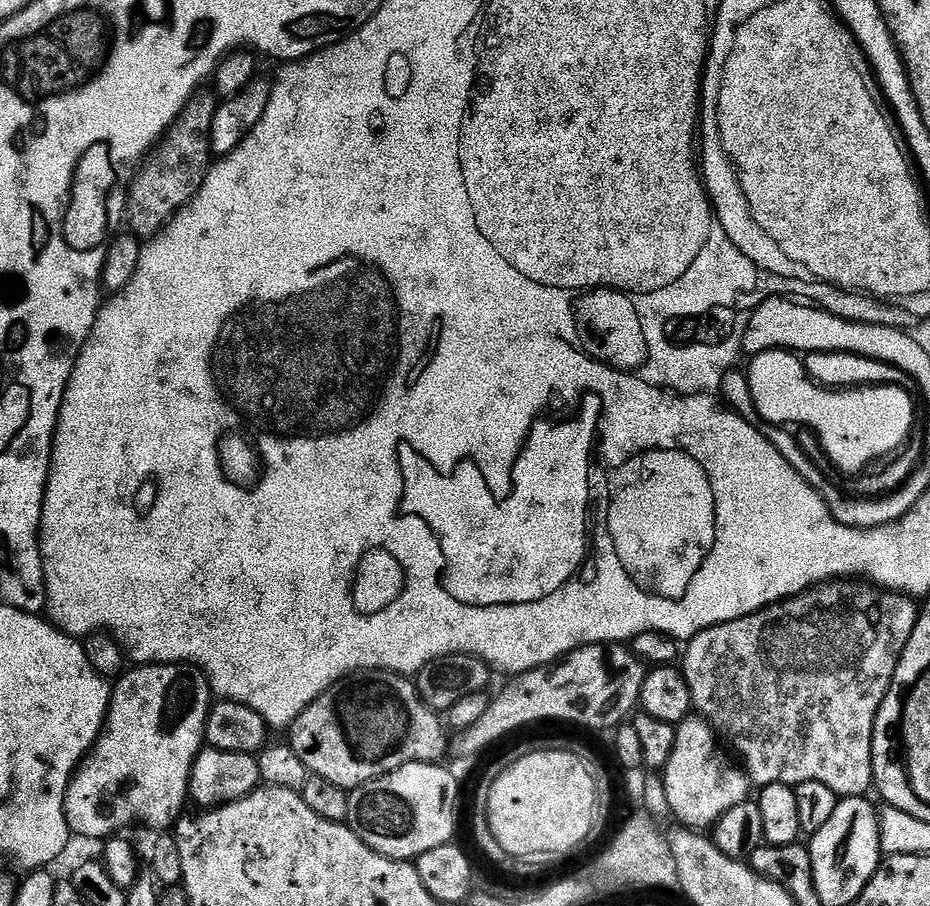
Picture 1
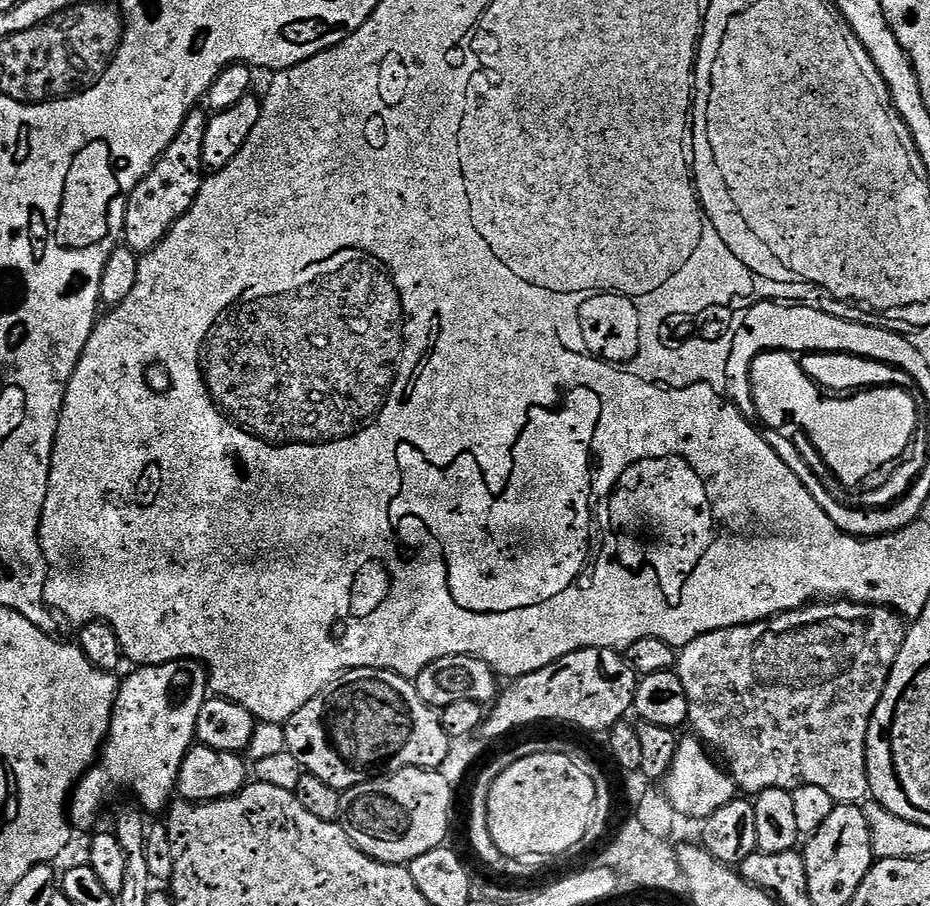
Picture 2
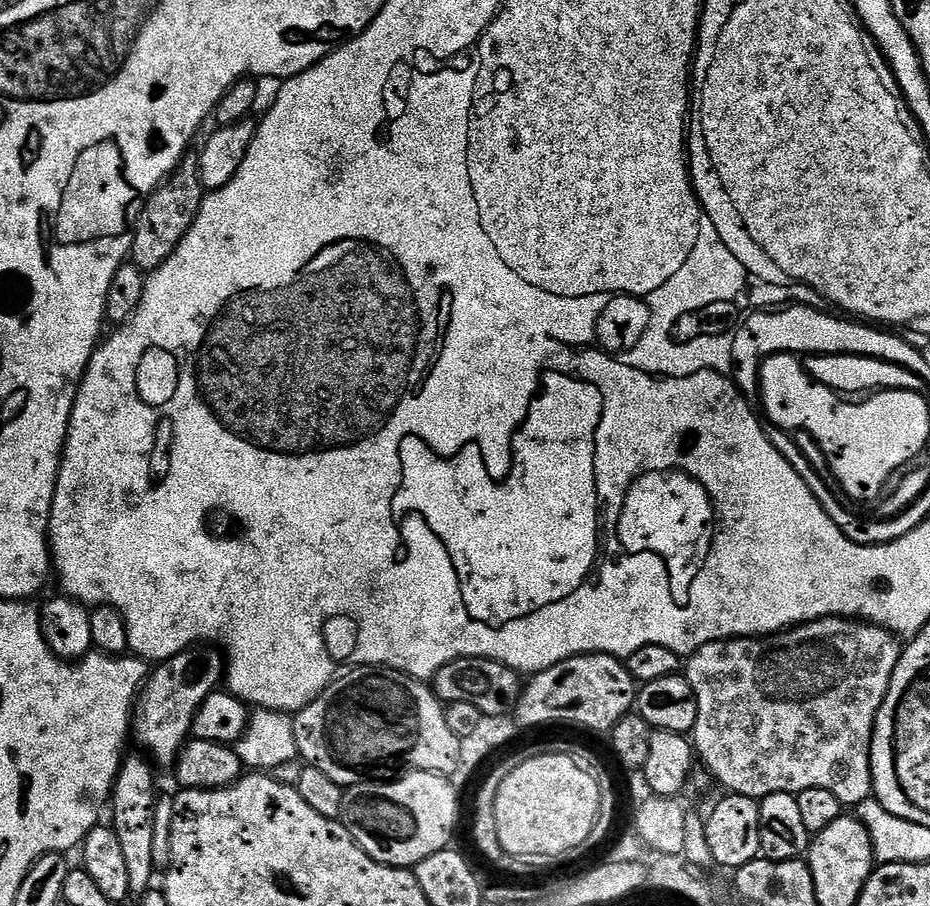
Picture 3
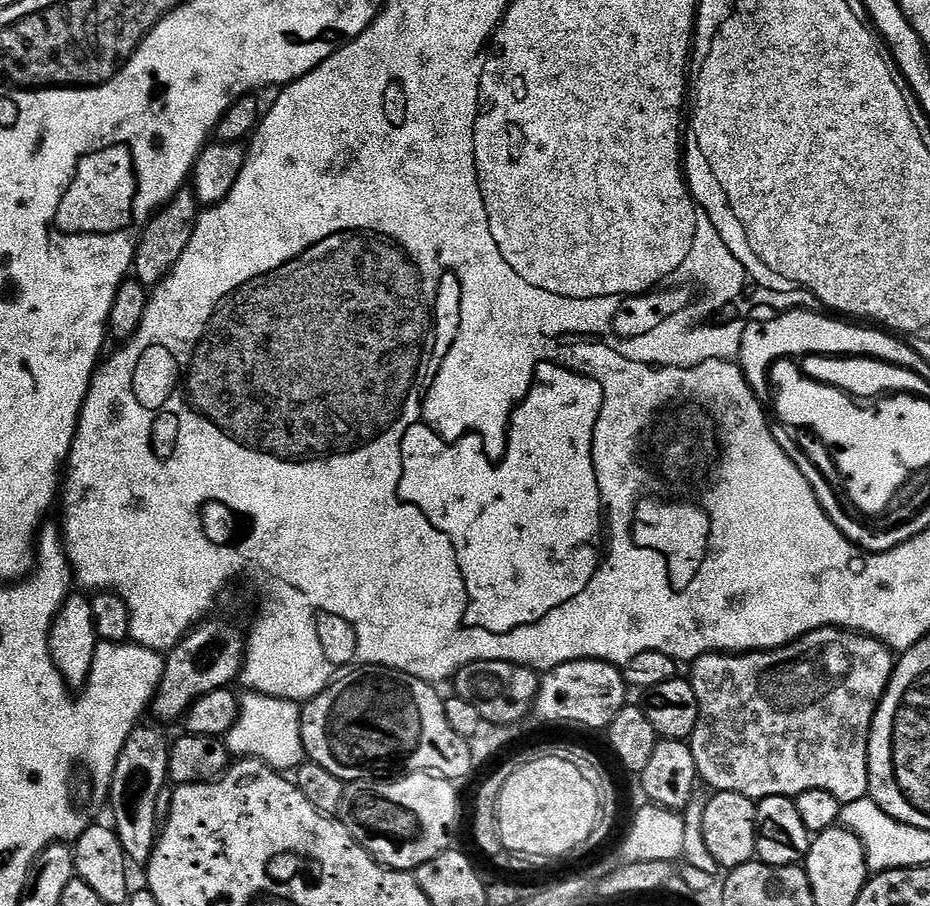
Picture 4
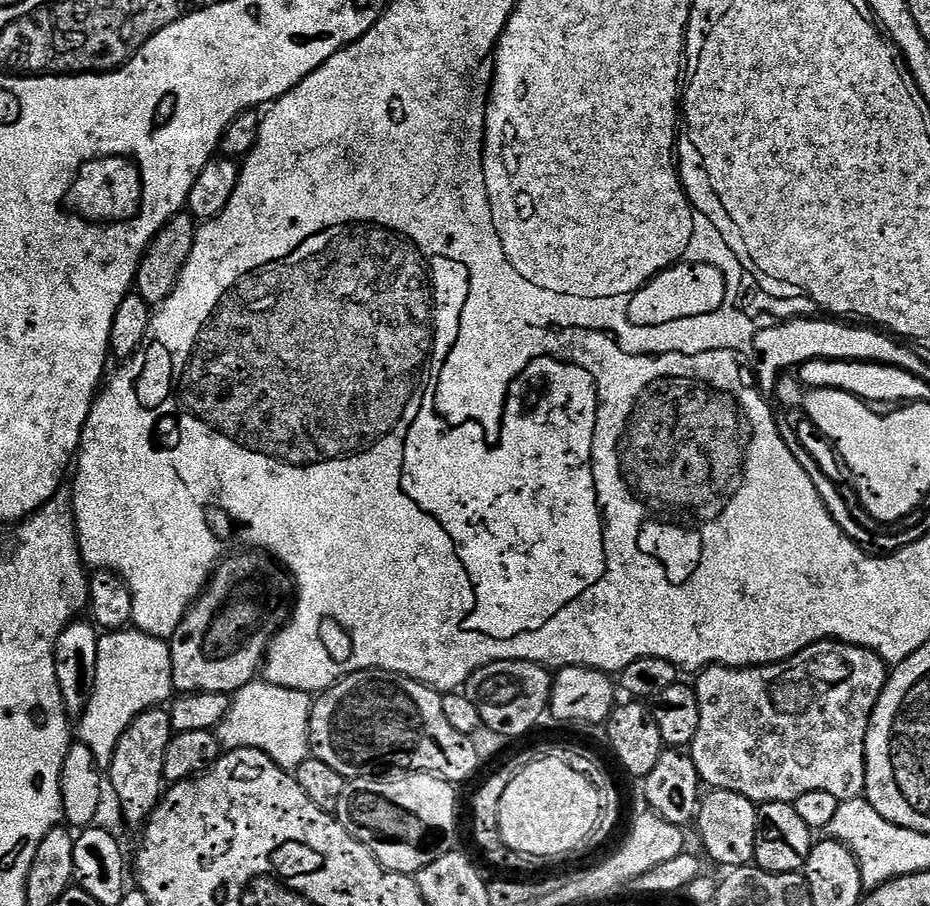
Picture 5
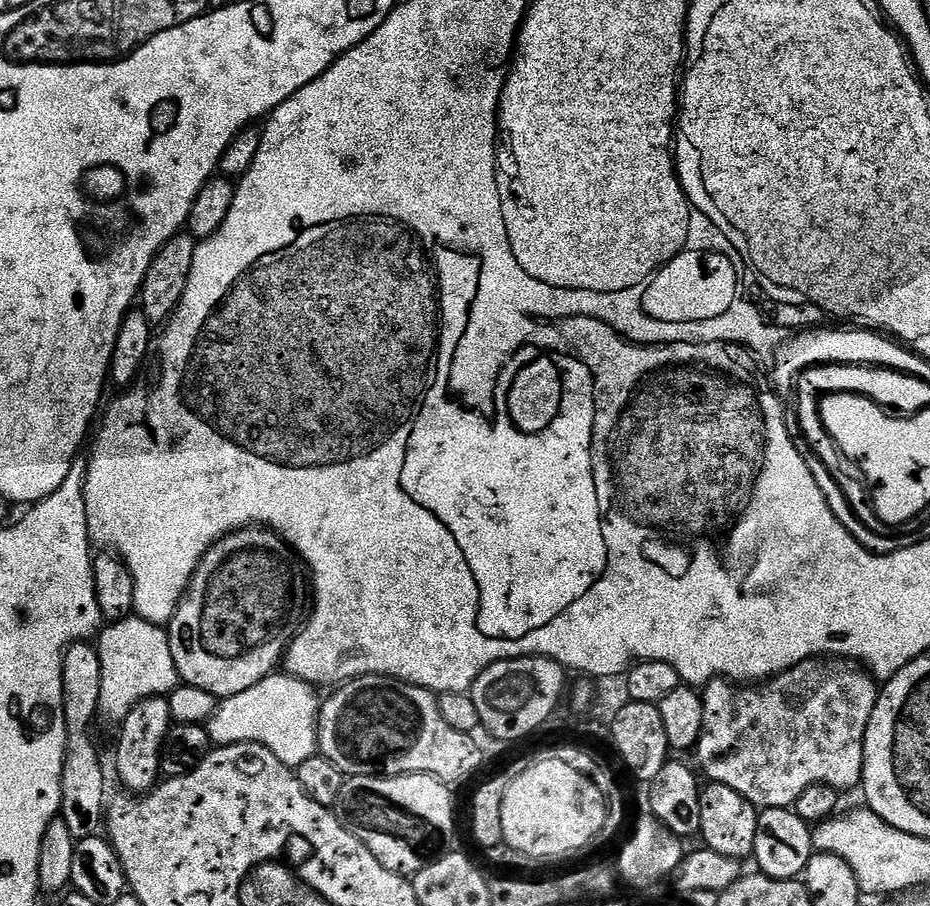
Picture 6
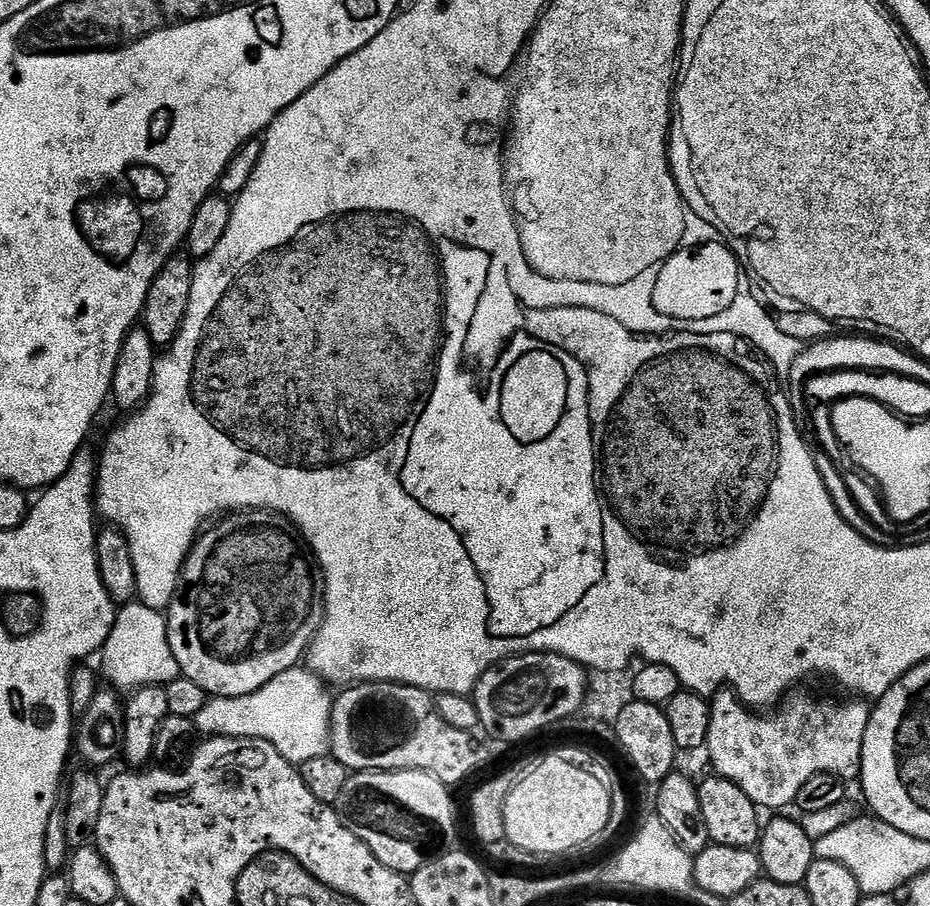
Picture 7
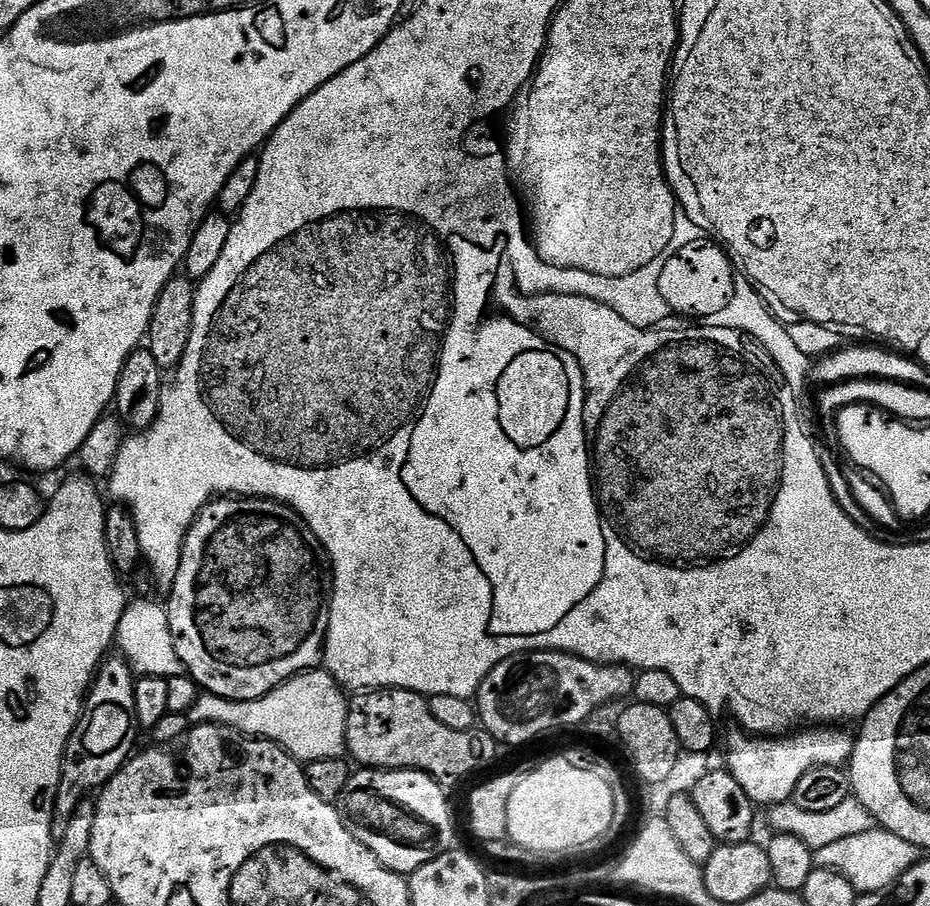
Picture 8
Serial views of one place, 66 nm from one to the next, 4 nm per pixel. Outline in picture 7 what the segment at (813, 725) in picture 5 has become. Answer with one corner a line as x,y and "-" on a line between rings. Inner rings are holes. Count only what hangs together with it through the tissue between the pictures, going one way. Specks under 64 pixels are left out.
721,690
711,697
710,700
710,732
708,734
708,742
706,745
706,753
708,752
708,760
712,763
711,771
715,775
726,778
730,782
734,782
734,786
738,786
738,790
742,790
742,794
746,794
746,798
750,798
750,802
756,804
757,809
764,808
780,808
776,810
784,810
784,807
795,805
798,790
802,790
802,785
809,778
814,778
814,774
834,774
845,782
855,781
860,775
860,767
862,766
862,742
866,738
866,726
868,725
868,717
870,708
863,699
860,698
844,698
848,700
815,700
812,696
800,692
804,690
796,690
784,697
780,701
775,710
768,710
761,714
759,711
753,710
747,704
740,703
740,699
736,693
731,690

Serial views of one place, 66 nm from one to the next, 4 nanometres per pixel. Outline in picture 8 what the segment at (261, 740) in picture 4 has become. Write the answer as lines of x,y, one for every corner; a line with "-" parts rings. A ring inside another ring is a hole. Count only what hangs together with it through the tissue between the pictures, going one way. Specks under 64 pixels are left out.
309,670
290,678
257,700
229,700
227,727
249,738
273,740
307,766
322,758
345,755
348,701
345,689
327,670

